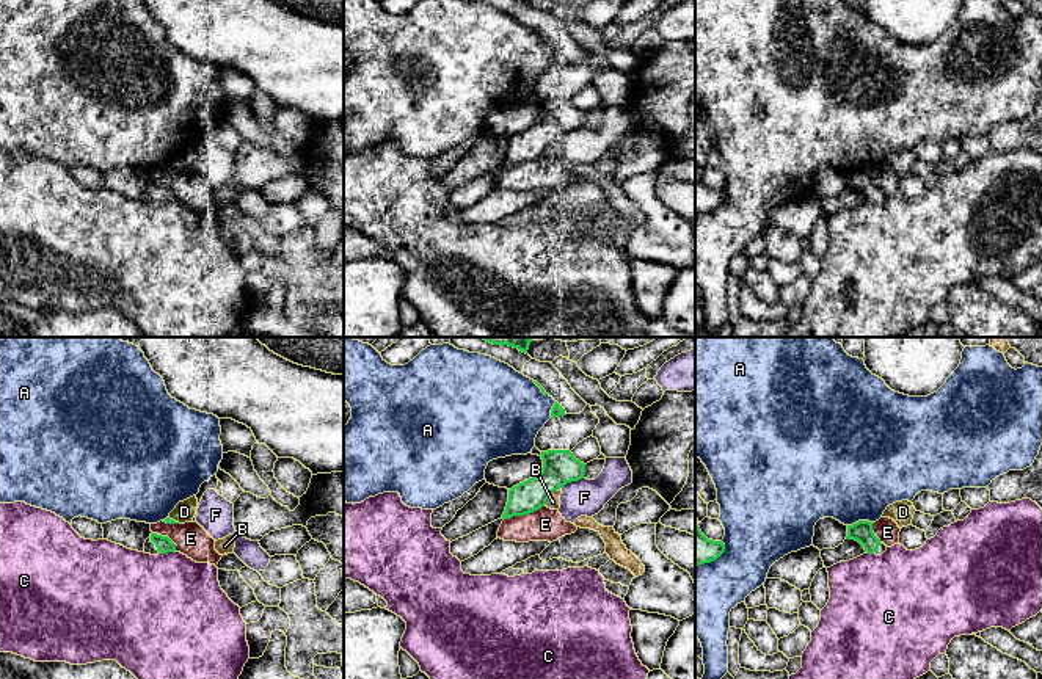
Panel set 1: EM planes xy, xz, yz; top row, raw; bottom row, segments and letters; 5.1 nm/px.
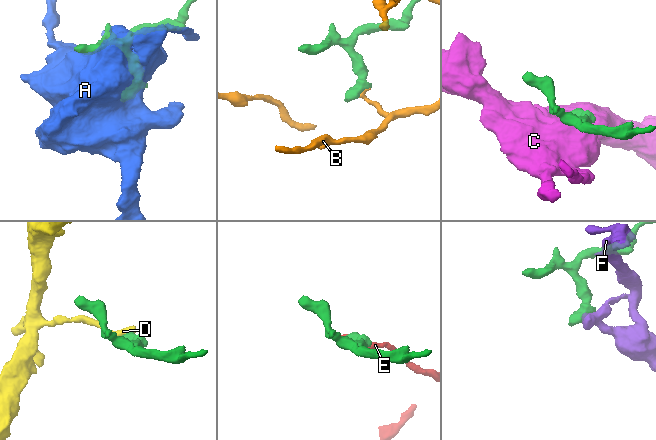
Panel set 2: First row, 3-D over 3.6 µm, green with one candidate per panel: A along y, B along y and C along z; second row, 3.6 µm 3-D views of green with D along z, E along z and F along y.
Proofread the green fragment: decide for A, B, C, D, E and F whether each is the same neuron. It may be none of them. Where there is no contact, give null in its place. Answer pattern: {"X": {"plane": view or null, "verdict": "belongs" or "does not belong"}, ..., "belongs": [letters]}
{"A": {"plane": "yz", "verdict": "does not belong"}, "B": {"plane": "xz", "verdict": "does not belong"}, "C": {"plane": "xy", "verdict": "does not belong"}, "D": {"plane": "xy", "verdict": "does not belong"}, "E": {"plane": "xz", "verdict": "does not belong"}, "F": {"plane": "xz", "verdict": "does not belong"}, "belongs": []}

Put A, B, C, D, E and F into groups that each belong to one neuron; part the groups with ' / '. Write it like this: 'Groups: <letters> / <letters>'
Groups: A / B / C / D / E / F

